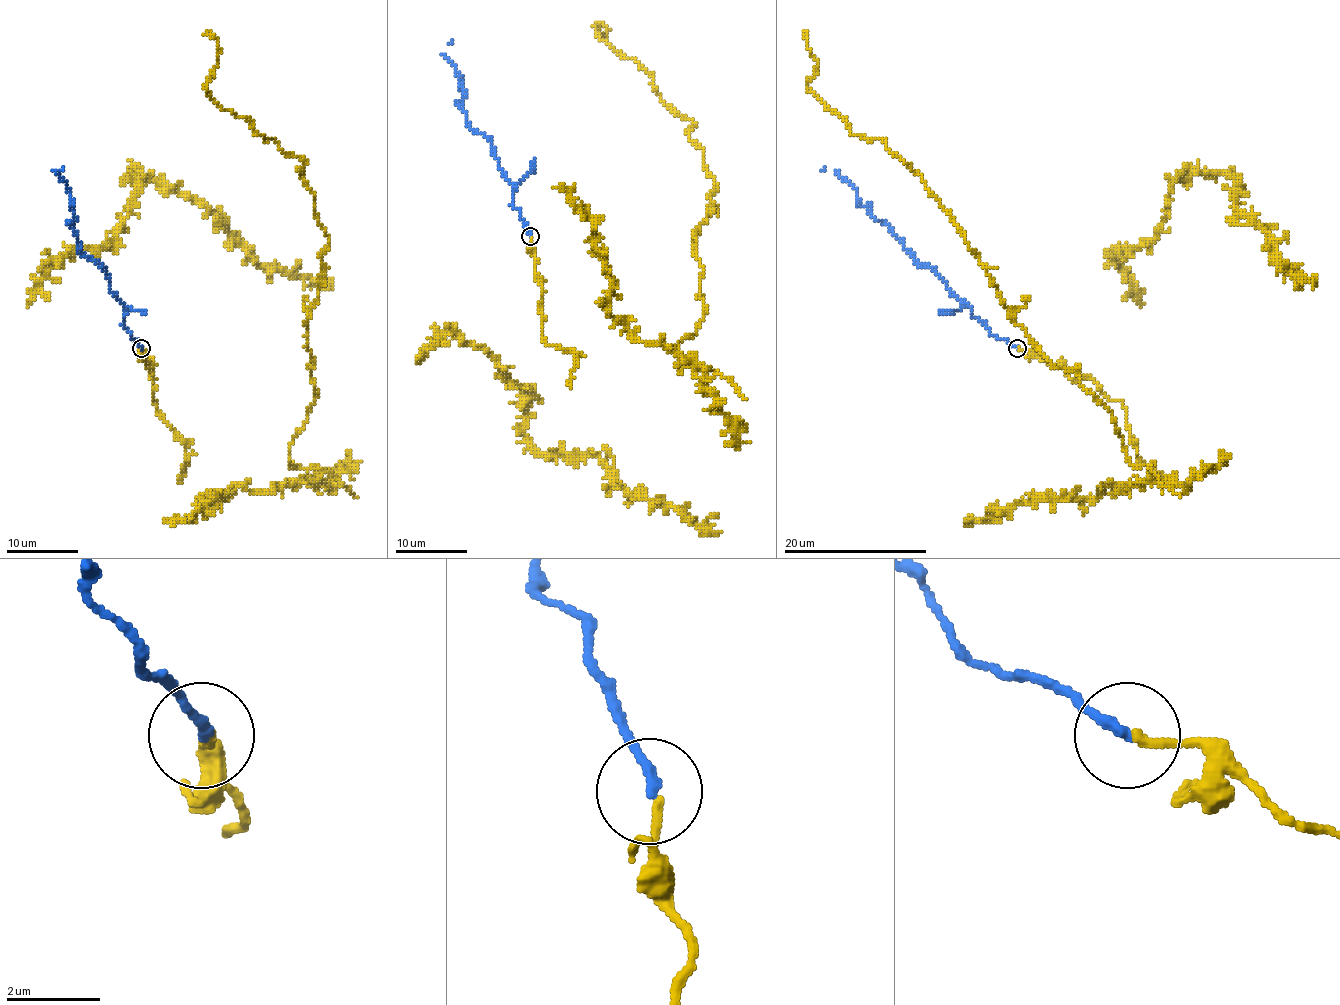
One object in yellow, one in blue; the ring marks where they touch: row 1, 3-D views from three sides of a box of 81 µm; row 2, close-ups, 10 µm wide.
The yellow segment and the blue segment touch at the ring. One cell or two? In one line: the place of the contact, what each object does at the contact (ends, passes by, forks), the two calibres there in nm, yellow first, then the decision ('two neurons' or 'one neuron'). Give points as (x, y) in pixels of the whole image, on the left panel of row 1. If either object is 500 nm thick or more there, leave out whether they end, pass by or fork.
(141, 348) | yellow ends | blue ends | 190/240 nm | one neuron

